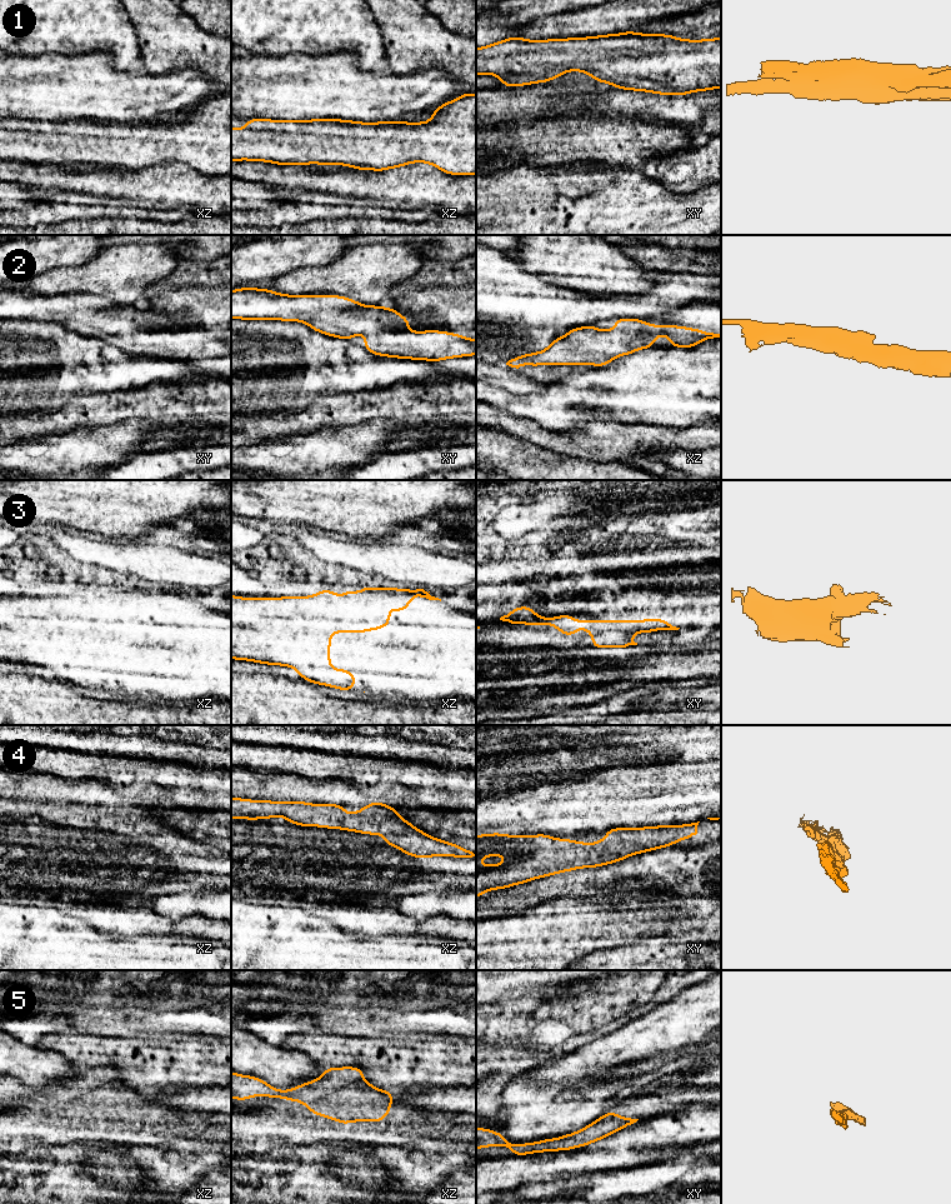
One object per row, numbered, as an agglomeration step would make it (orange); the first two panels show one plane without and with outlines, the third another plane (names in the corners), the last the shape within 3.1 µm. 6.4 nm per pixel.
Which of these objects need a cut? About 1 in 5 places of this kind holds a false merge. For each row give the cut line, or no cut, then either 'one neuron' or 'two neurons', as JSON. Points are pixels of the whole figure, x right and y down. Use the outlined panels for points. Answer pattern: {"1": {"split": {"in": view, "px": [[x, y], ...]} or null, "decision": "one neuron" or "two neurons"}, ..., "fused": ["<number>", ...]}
{"1": {"split": null, "decision": "one neuron"}, "2": {"split": null, "decision": "one neuron"}, "3": {"split": null, "decision": "one neuron"}, "4": {"split": null, "decision": "one neuron"}, "5": {"split": null, "decision": "one neuron"}, "fused": []}

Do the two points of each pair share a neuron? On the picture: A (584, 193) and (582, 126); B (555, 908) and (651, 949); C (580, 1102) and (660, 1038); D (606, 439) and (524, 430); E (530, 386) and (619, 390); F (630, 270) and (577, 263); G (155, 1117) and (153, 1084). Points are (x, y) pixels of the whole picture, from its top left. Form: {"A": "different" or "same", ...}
{"A": "different", "B": "different", "C": "same", "D": "same", "E": "different", "F": "same", "G": "different"}

